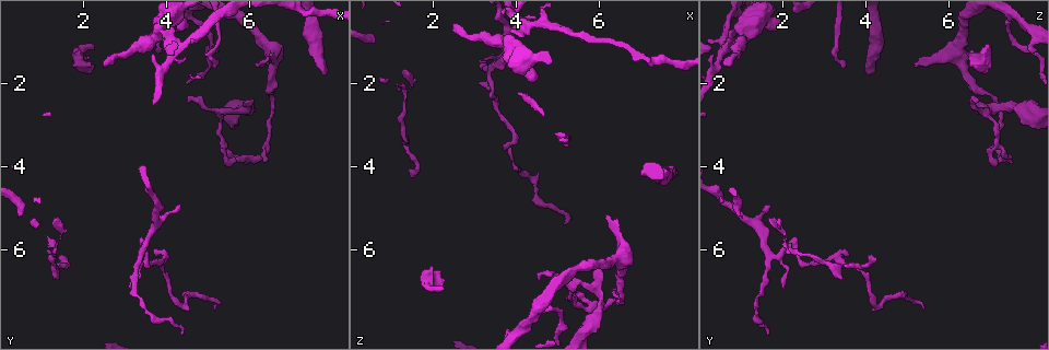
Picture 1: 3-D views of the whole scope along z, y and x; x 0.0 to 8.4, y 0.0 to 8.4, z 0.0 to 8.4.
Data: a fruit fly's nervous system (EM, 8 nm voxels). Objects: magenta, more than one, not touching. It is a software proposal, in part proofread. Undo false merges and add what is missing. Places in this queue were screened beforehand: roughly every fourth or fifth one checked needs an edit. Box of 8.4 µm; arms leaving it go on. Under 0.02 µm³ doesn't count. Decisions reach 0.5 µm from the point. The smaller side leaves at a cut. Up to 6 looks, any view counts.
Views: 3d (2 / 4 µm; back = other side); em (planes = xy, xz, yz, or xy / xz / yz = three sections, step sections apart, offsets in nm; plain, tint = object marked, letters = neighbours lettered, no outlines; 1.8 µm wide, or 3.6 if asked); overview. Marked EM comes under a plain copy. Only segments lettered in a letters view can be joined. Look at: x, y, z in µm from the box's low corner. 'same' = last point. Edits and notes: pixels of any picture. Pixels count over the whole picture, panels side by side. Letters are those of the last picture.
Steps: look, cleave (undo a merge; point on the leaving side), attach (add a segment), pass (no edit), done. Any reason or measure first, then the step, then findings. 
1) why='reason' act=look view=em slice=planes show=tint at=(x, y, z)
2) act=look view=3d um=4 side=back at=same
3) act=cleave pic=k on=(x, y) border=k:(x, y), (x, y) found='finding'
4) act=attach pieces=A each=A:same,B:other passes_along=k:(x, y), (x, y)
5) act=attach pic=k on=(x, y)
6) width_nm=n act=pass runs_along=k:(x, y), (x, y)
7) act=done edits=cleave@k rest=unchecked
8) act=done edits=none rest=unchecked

why='arms part here' act=look view=em slice=xz step=4 show=tint at=(3.35, 6.20, 1.65)

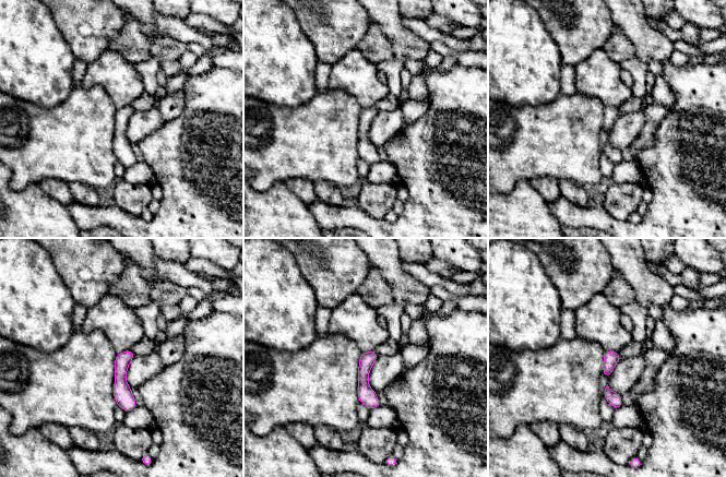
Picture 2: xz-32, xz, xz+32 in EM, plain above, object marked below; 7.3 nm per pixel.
why='cut it another way' act=look view=em slice=planes show=tint at=same

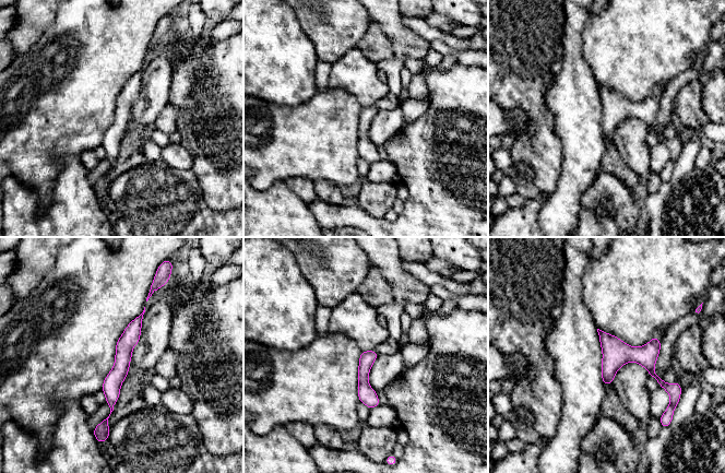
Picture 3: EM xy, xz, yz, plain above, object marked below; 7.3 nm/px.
why='what lies round it' act=look view=em slice=planes show=letters at=same

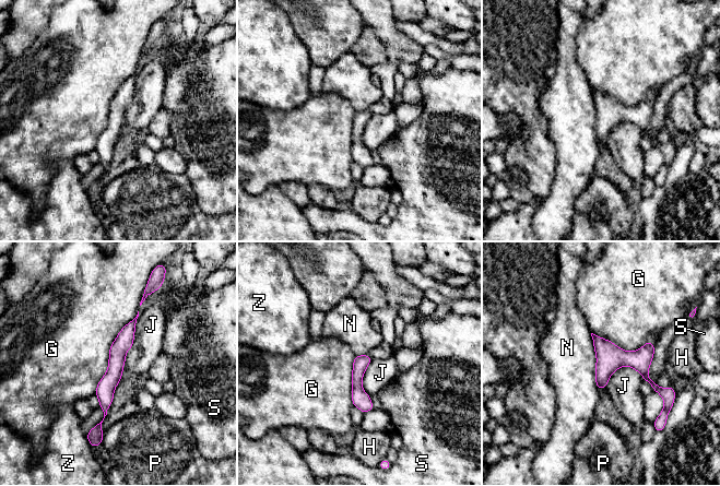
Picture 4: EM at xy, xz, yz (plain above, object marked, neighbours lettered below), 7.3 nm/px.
act=pass each=G:other,H:other,J:other,N:other,P:other,S:other,Z:other found='one cell here'

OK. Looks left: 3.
why='free end' act=look view=em slice=xy step=8 show=tint at=(7.85, 1.80, 4.10)

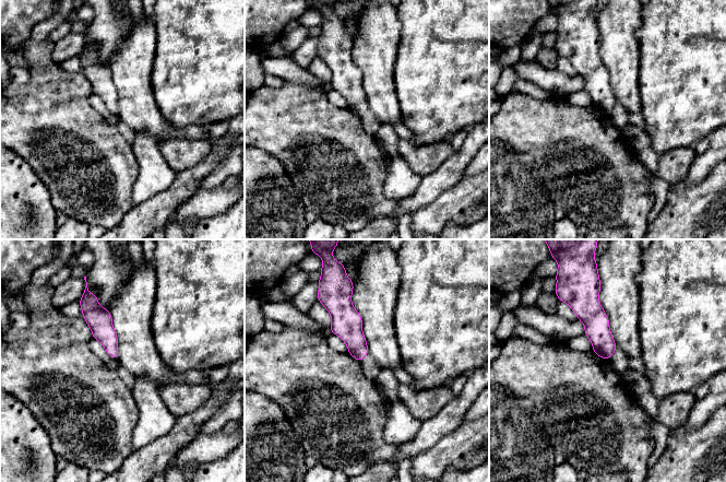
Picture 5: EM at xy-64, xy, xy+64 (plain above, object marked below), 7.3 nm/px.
act=look view=em slice=planes show=letters at=same

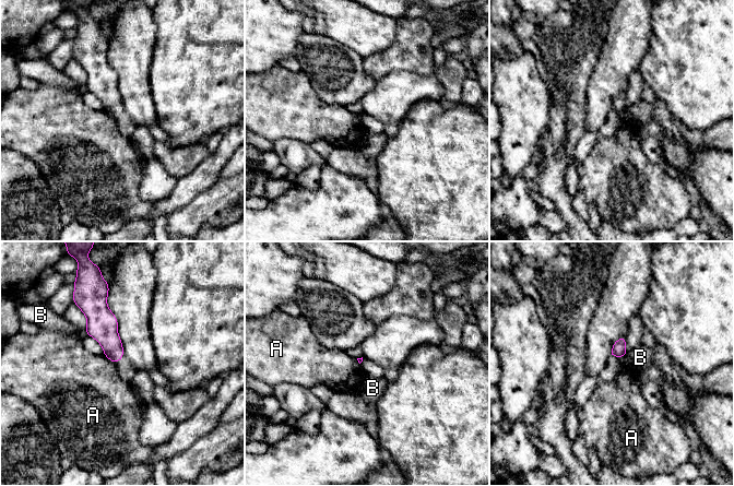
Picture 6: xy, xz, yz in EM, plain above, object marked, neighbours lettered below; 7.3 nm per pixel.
act=pass each=A:other,B:other border=6:(103, 355), (115, 364) found='none of them fits'

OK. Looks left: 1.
act=done edits=none rest=unchecked

